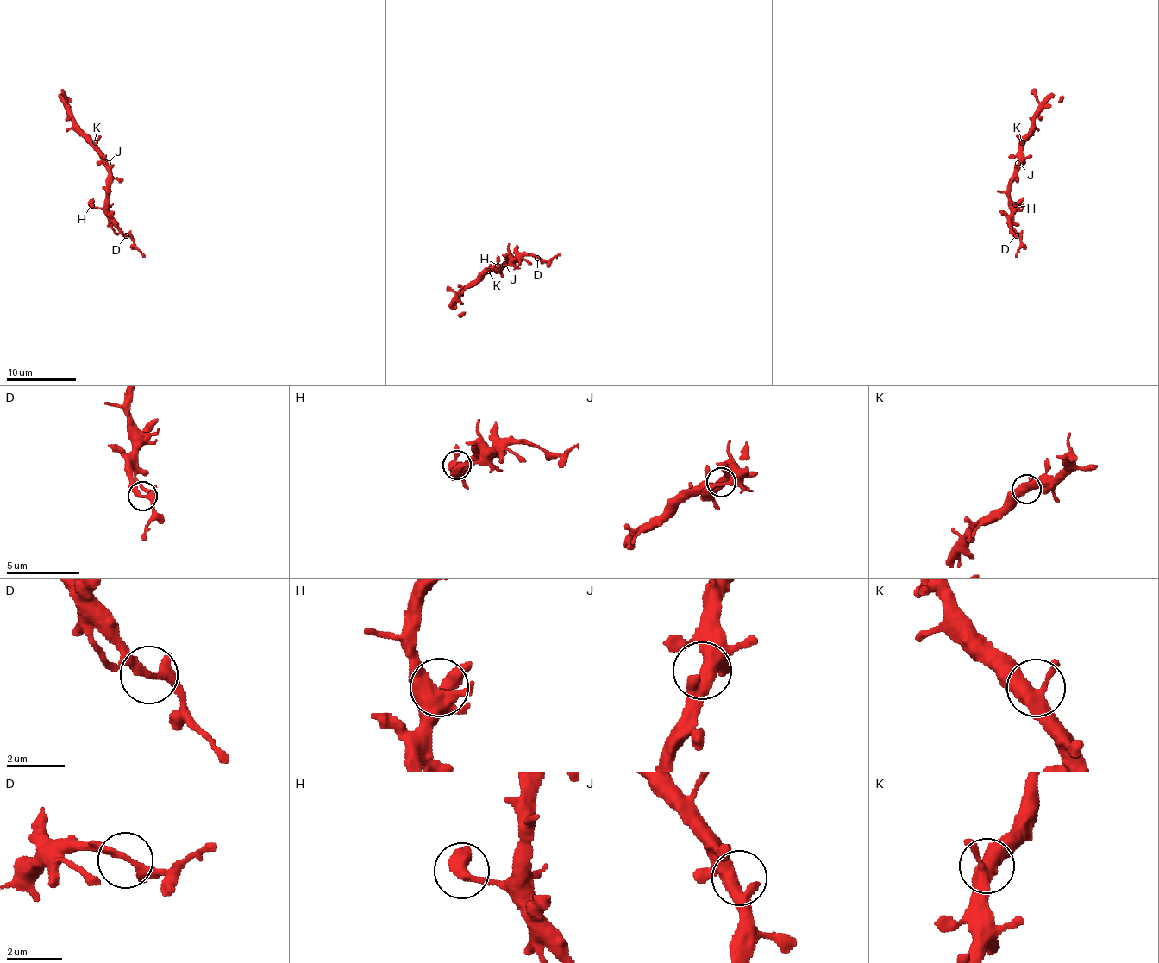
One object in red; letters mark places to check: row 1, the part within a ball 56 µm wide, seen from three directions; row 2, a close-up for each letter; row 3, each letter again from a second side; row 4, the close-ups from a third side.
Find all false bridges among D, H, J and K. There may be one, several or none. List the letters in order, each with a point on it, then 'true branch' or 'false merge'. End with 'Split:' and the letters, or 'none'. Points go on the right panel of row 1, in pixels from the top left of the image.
D: at (1016, 235); true branch
H: at (1015, 204); true branch
J: at (1018, 163); true branch
K: at (1022, 142); true branch
Split: none

